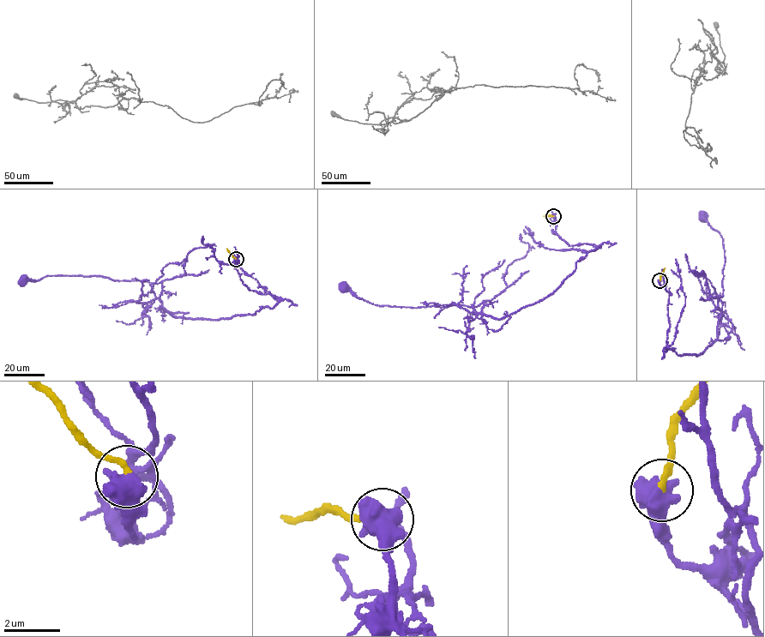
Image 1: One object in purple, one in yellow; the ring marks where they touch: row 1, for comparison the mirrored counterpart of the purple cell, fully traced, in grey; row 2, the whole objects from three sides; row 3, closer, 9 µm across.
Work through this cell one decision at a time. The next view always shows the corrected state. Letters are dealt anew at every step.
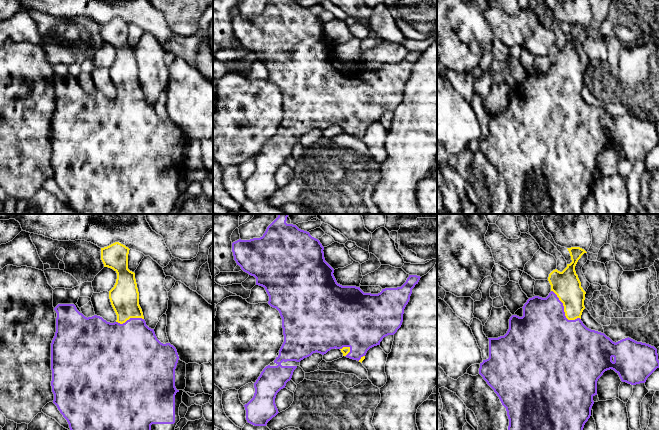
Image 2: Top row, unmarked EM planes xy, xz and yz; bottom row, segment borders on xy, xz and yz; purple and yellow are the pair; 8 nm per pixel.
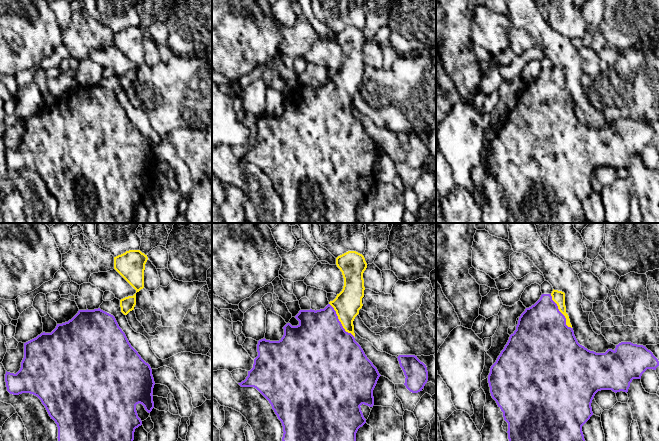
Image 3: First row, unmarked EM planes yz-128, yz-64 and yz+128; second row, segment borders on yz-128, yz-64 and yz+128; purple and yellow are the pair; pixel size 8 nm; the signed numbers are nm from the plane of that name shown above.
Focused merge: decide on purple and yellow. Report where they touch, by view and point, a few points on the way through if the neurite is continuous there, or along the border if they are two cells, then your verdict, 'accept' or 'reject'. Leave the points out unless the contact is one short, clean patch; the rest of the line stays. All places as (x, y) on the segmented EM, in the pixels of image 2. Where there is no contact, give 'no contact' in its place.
contact yz (563, 311); way yz (543, 335), (563, 311), (566, 300), (566, 285); accept

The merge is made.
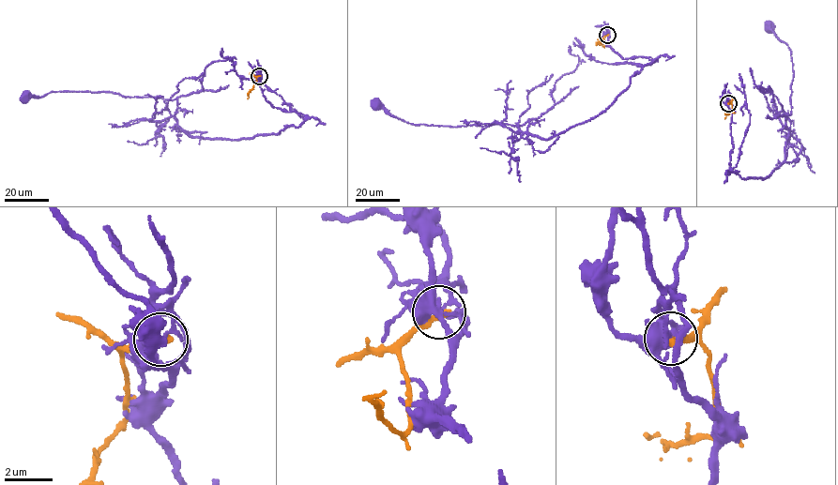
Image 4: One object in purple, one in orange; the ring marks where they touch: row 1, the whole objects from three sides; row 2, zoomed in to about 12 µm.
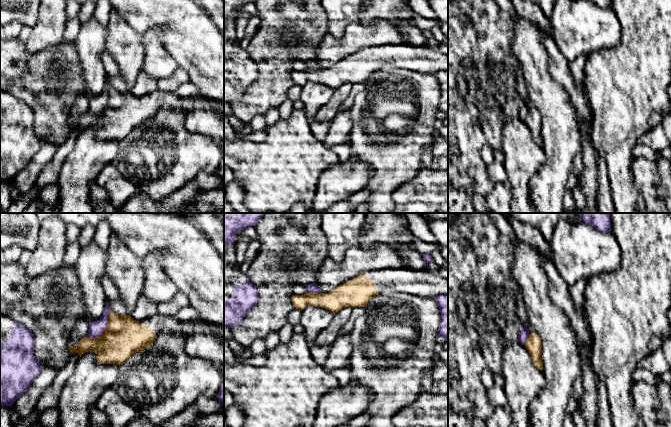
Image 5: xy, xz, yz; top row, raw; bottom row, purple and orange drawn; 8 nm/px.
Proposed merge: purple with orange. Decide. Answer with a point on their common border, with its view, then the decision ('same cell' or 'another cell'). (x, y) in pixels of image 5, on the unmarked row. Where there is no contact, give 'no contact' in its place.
xy (105, 104) | another cell

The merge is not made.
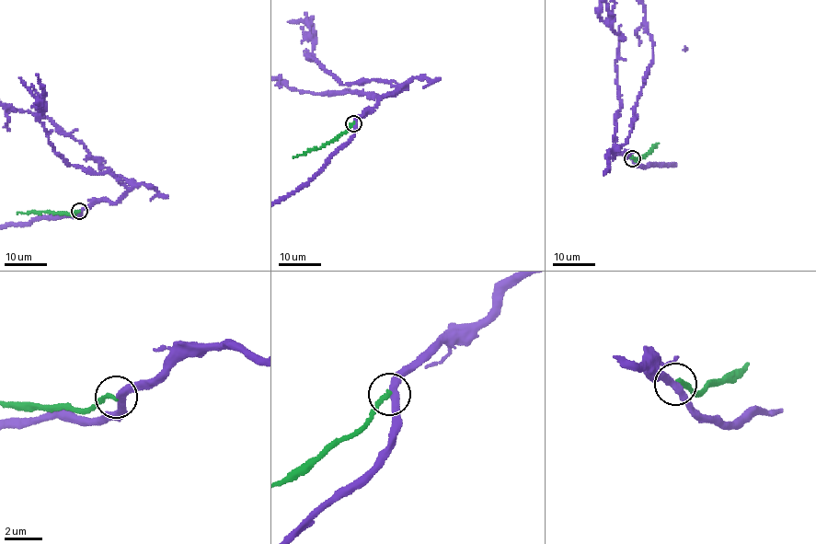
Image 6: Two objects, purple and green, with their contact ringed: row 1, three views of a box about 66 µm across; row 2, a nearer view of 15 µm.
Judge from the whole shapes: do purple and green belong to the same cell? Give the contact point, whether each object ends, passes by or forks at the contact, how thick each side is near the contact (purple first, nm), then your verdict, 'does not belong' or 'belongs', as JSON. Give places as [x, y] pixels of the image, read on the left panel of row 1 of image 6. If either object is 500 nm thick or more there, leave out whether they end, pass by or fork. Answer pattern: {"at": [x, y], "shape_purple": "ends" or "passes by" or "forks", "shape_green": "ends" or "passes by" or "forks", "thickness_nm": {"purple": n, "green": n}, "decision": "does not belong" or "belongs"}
{"at": [79, 211], "shape_purple": "passes by", "shape_green": "ends", "thickness_nm": {"purple": 360, "green": 240}, "decision": "does not belong"}

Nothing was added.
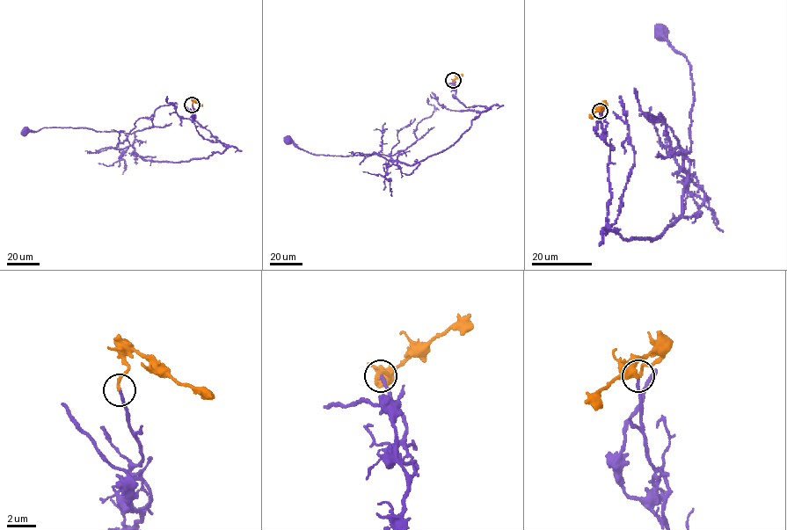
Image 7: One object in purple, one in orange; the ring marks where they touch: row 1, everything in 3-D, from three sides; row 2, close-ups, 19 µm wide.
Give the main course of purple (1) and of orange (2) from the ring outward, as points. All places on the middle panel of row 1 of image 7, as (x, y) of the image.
1: (452, 80), (460, 102), (488, 109), (453, 144), (411, 165), (397, 160), (398, 151), (314, 155), (288, 141)
2: (452, 81), (462, 74)

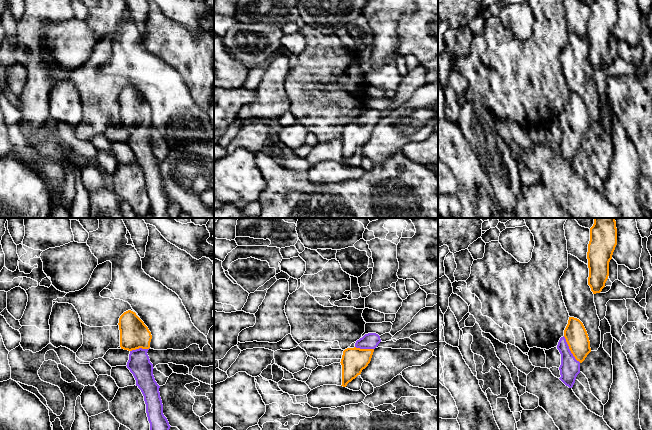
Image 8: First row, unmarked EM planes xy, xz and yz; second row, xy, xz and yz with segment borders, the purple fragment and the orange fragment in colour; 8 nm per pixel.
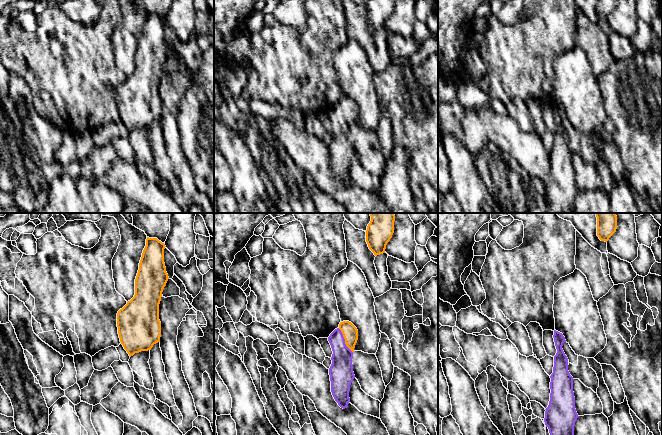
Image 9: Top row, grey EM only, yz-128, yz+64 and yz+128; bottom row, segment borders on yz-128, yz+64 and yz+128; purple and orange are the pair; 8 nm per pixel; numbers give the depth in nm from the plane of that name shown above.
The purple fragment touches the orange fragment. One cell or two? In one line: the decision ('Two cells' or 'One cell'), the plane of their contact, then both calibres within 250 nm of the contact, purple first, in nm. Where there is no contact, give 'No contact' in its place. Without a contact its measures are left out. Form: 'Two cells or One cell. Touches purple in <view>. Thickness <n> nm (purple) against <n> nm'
One cell. Touches purple in yz. Thickness 160 nm (purple) against 180 nm

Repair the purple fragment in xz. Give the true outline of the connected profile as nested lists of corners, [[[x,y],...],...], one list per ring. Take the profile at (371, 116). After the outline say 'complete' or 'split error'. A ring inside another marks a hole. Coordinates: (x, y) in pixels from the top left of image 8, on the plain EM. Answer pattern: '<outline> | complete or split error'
[[[376,109],[365,110],[356,117],[354,124],[347,124],[343,127],[342,161],[346,163],[349,158],[361,150],[371,137],[374,125],[381,118],[380,112]]] | split error

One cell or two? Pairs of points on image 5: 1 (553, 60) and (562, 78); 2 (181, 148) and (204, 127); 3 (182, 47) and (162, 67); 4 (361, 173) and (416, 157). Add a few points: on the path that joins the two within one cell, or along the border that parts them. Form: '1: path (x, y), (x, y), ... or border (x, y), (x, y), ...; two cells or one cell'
1: path (557, 64), (561, 74); one cell
2: border (186, 130), (203, 135); two cells
3: border (163, 34), (162, 44), (179, 67); two cells
4: border (354, 155), (372, 169), (367, 185); two cells

